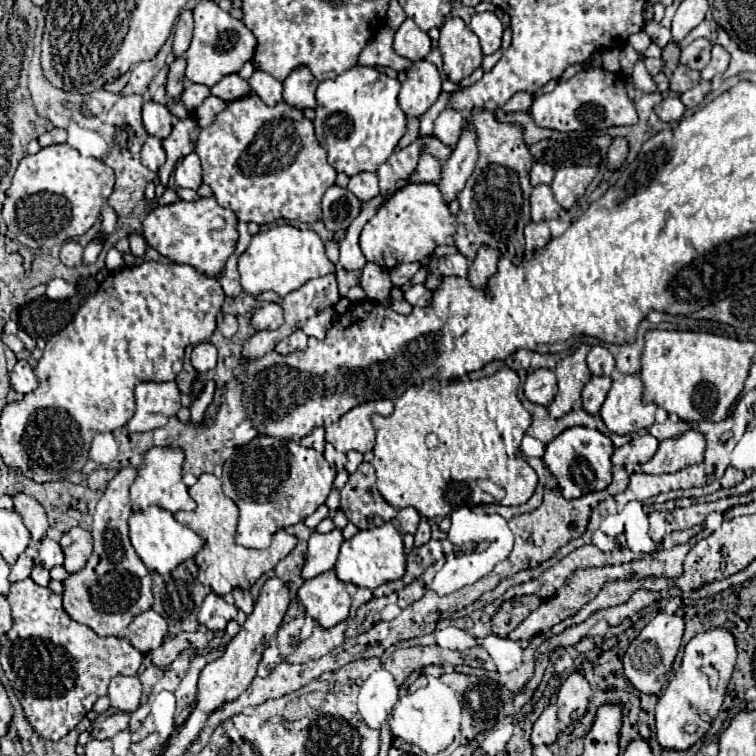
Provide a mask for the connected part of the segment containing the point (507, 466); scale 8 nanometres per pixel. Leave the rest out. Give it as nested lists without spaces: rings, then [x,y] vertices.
[[[502,367],[494,375],[474,381],[467,381],[466,378],[454,382],[424,381],[422,387],[410,387],[396,399],[392,415],[374,415],[372,423],[376,429],[376,445],[372,465],[376,469],[376,487],[382,497],[392,507],[414,507],[426,519],[442,519],[458,507],[494,503],[492,495],[482,489],[474,489],[478,479],[490,479],[506,489],[502,505],[526,503],[538,485],[538,475],[520,451],[520,441],[530,427],[532,417],[516,395],[518,385],[520,379],[510,367]]]

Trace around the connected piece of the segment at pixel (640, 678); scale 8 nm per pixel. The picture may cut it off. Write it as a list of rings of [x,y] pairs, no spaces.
[[[660,611],[642,631],[640,635],[630,643],[622,663],[624,663],[624,675],[630,679],[630,683],[642,691],[642,693],[660,693],[666,685],[666,675],[672,669],[672,663],[678,655],[680,641],[684,633],[684,619],[678,615],[668,615]]]

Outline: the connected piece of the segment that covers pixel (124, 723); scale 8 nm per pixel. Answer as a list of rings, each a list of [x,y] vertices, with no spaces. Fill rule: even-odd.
[[[128,713],[110,715],[110,717],[106,717],[100,725],[96,725],[96,727],[90,731],[90,735],[92,735],[94,739],[112,739],[116,733],[120,733],[120,731],[124,731],[124,729],[128,727],[128,719],[130,719]]]

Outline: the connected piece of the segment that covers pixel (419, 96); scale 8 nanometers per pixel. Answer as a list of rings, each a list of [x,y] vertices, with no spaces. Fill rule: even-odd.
[[[426,59],[410,65],[406,81],[398,95],[398,103],[410,117],[420,117],[430,105],[436,103],[442,91],[442,77],[436,65]]]

